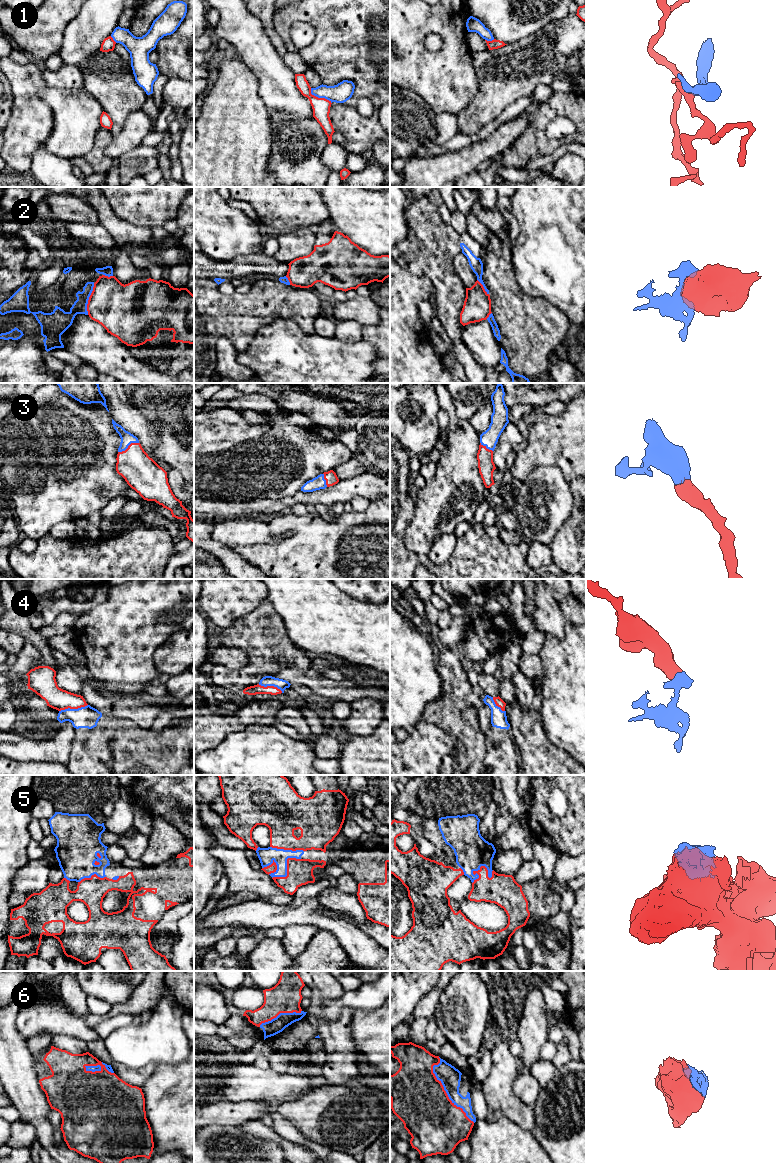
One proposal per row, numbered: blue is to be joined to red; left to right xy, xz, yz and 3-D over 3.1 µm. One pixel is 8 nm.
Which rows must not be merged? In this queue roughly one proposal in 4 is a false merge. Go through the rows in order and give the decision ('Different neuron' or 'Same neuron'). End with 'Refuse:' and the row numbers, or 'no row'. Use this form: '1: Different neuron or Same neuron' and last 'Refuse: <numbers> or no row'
1: Different neuron
2: Same neuron
3: Same neuron
4: Same neuron
5: Same neuron
6: Same neuron
Refuse: 1

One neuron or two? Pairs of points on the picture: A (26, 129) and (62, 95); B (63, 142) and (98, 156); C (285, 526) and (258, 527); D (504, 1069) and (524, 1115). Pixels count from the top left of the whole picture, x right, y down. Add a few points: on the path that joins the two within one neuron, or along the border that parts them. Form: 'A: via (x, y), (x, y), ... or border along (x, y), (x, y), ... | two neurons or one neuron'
A: border along (46, 85), (40, 98), (51, 111), (52, 129) | two neurons
B: border along (97, 130), (94, 136), (94, 146), (82, 157) | two neurons
C: border along (282, 536), (273, 542), (253, 544) | two neurons
D: via (504, 1080), (504, 1095), (513, 1104) | one neuron

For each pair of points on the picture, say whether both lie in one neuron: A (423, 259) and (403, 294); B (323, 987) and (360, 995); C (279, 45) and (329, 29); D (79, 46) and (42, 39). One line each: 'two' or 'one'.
A: two
B: two
C: two
D: two

